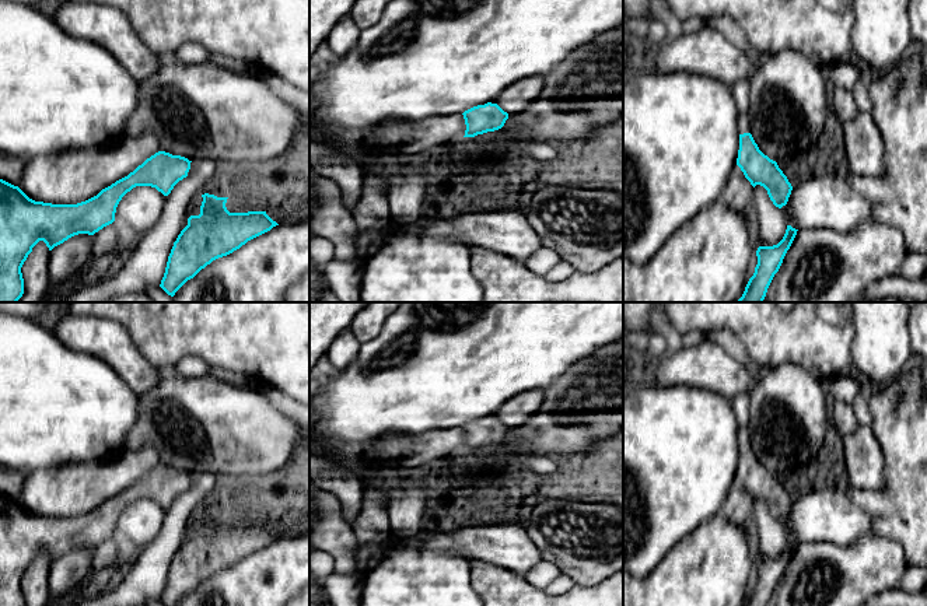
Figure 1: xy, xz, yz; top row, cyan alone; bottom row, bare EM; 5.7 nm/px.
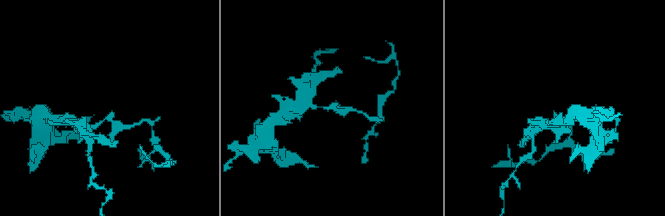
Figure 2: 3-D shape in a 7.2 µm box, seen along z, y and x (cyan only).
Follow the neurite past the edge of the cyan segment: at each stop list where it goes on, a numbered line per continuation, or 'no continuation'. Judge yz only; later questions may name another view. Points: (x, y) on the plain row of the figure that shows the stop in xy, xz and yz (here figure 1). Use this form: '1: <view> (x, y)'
1: yz (742, 430)

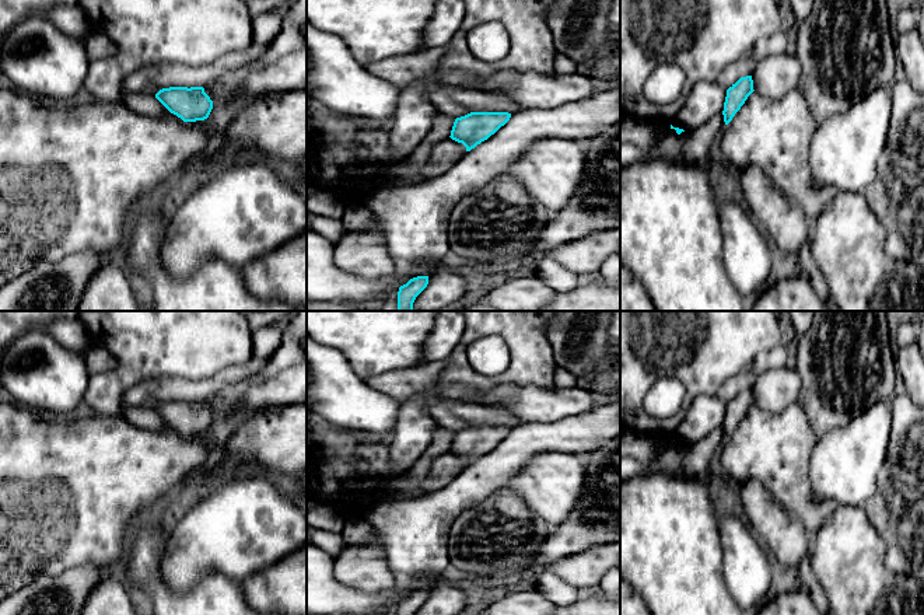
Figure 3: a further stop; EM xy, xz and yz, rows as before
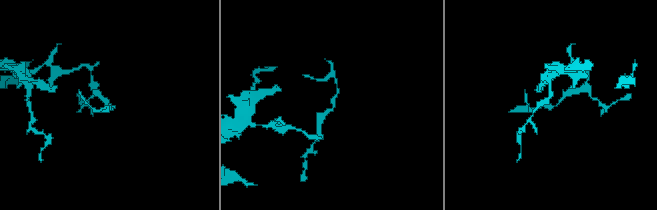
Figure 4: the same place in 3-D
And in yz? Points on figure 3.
no continuation

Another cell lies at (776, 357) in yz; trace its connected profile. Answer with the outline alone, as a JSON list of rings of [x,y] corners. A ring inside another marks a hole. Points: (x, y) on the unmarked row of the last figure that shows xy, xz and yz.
[[[783,343],[776,347],[762,352],[755,363],[743,368],[736,375],[727,380],[718,389],[717,396],[728,403],[732,401],[741,391],[752,389],[756,380],[766,371],[785,367],[788,359],[788,350]]]

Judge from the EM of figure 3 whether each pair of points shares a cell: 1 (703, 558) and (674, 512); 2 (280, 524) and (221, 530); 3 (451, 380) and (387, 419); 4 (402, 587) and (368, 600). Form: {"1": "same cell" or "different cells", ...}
{"1": "same cell", "2": "same cell", "3": "different cells", "4": "same cell"}

